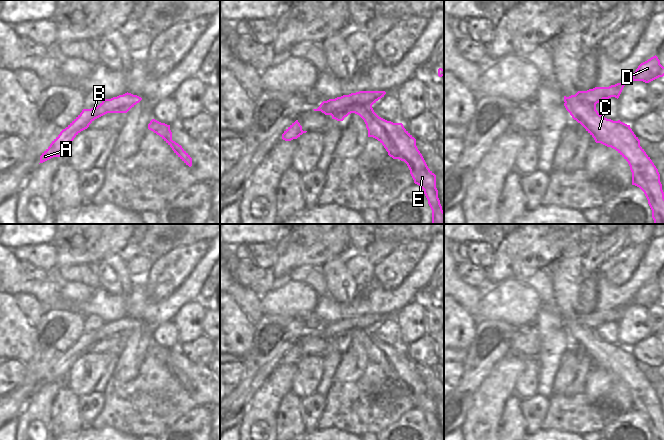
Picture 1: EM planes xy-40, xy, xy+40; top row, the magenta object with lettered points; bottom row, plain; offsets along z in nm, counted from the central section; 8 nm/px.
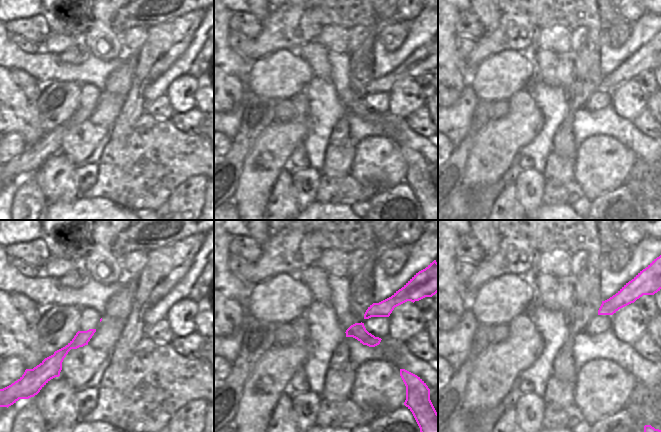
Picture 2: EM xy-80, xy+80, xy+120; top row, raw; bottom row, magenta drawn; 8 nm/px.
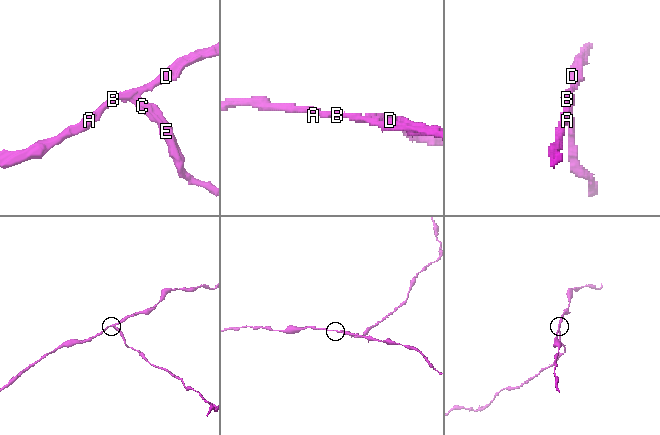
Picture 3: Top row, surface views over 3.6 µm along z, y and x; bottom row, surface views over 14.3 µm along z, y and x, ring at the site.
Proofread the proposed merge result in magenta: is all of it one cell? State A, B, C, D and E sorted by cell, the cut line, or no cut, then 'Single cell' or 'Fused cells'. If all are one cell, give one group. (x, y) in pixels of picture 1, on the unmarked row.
Groups: A B D / C E. Split along xy+40 (566, 321), (576, 321), (583, 326), (590, 326), (595, 329). Fused cells.

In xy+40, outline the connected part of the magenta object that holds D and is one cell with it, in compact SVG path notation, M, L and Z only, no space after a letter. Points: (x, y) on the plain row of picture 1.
M655 279L638 290L631 302L631 305L643 305L645 307L649 307L663 300L664 291L660 288L660 284Z

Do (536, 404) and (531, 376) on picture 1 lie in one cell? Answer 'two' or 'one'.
two

